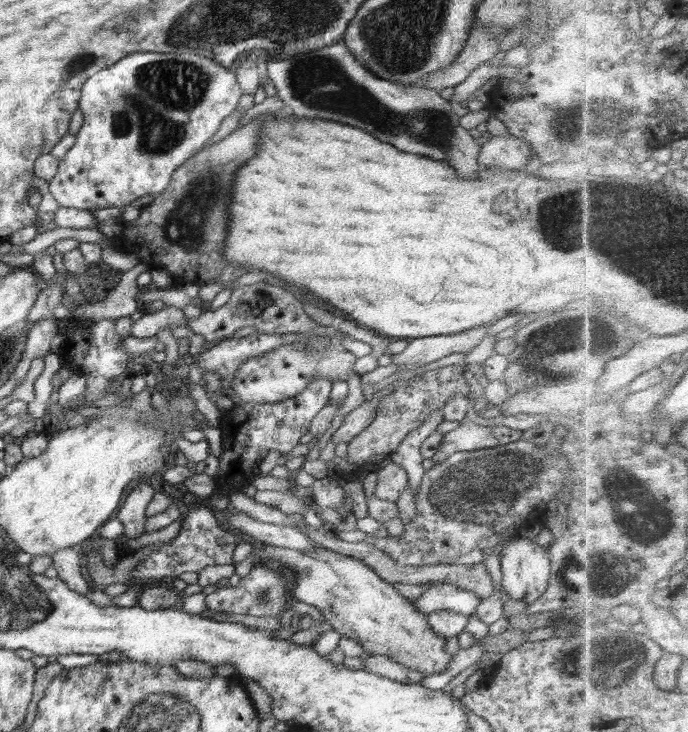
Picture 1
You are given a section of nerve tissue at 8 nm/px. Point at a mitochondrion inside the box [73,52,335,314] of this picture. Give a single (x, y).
(160, 89)

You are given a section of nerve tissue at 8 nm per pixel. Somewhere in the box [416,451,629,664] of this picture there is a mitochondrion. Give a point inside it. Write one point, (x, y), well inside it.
(507, 509)

